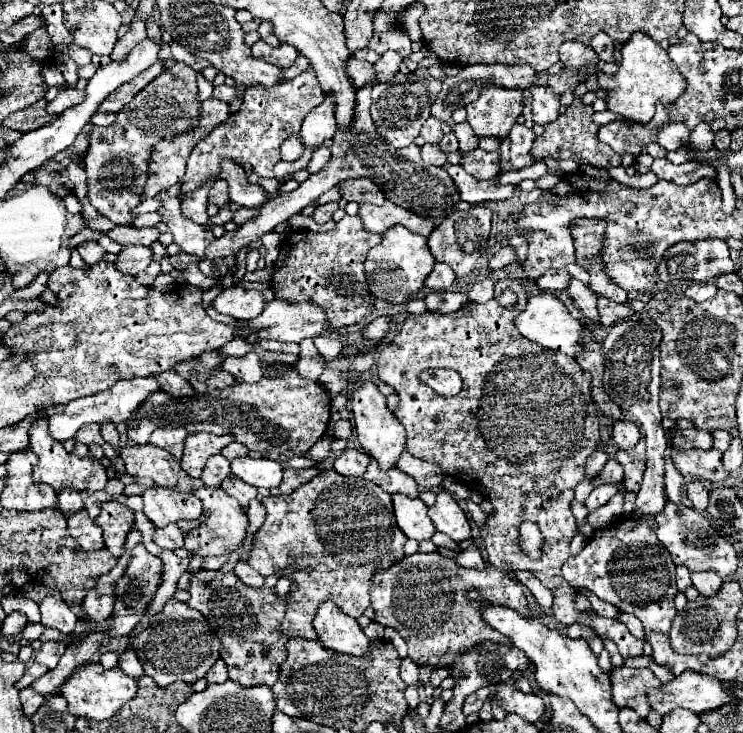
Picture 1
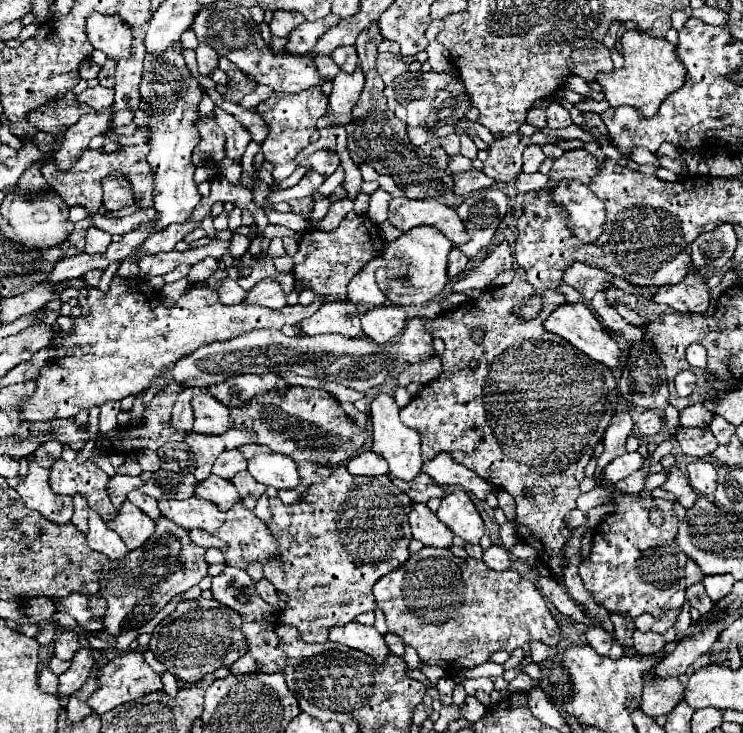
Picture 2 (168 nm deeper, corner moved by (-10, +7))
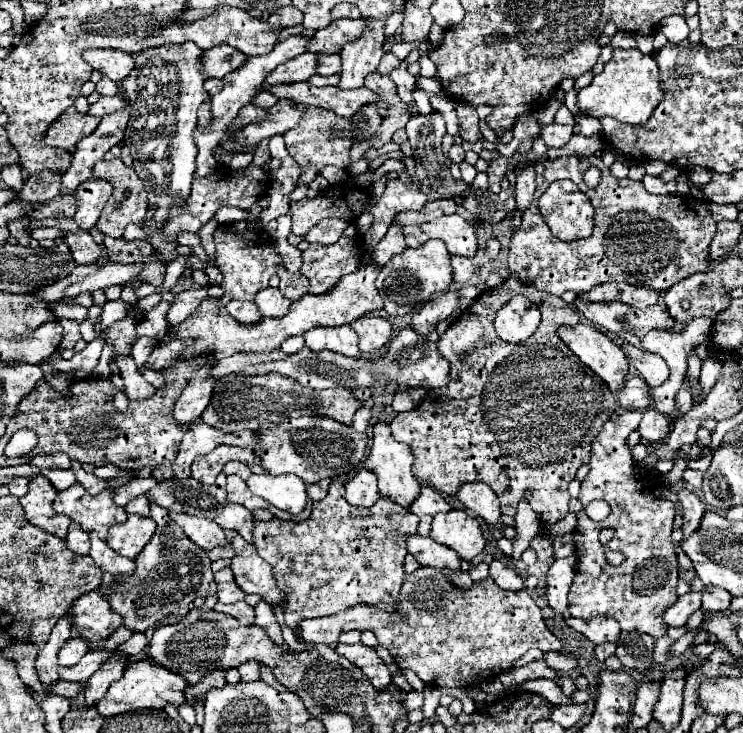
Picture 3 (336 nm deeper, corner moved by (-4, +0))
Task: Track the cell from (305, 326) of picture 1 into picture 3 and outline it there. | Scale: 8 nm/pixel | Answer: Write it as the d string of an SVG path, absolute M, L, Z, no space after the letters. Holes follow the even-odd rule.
M344 324L340 328L310 328L304 334L304 340L306 340L306 346L314 352L334 350L334 352L340 352L340 354L352 356L352 358L360 356L358 336L356 336L356 332L352 332L352 328L348 324Z

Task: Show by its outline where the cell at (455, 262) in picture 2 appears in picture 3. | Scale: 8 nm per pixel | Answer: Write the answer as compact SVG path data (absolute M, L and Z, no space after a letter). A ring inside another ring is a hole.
M450 256L450 260L452 260L452 268L454 268L454 282L466 284L474 272L472 260L464 258L464 256Z

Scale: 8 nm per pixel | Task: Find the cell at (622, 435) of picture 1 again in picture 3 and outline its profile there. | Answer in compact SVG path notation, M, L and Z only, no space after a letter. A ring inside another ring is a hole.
M650 408L642 416L642 422L638 426L638 432L648 442L660 442L660 440L664 440L668 436L670 424L672 424L672 416L660 414L658 410Z

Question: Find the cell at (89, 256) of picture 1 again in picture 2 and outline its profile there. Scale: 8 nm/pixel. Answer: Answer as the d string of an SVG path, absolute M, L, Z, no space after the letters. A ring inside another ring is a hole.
M88 227L84 253L90 253L90 255L100 253L100 255L102 255L102 253L106 253L106 247L110 245L110 241L112 241L110 233L106 233L106 231L102 231L102 229L96 229L96 227Z

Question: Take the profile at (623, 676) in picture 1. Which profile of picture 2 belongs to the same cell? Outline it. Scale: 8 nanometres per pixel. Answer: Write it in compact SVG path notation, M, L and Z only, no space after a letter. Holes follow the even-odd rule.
M652 671L644 677L644 695L642 695L642 711L650 717L668 715L682 697L686 687L678 681L678 677L666 677L666 681L654 681Z

